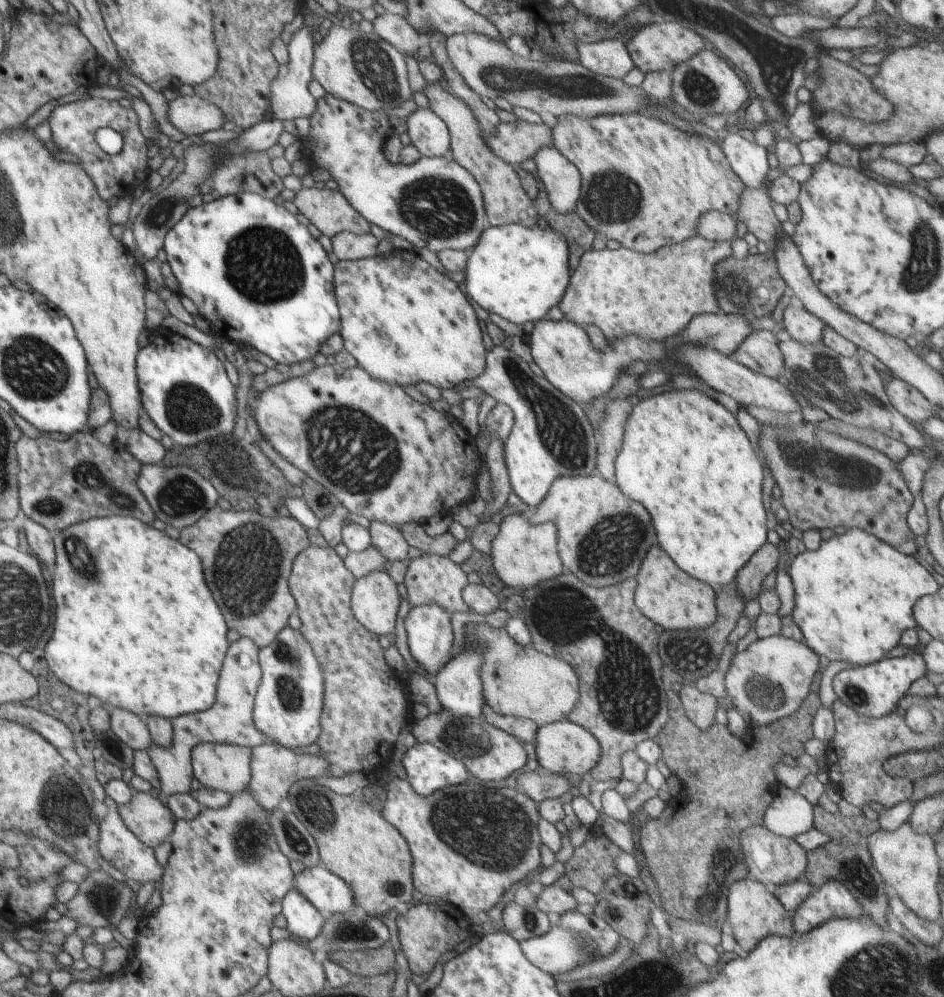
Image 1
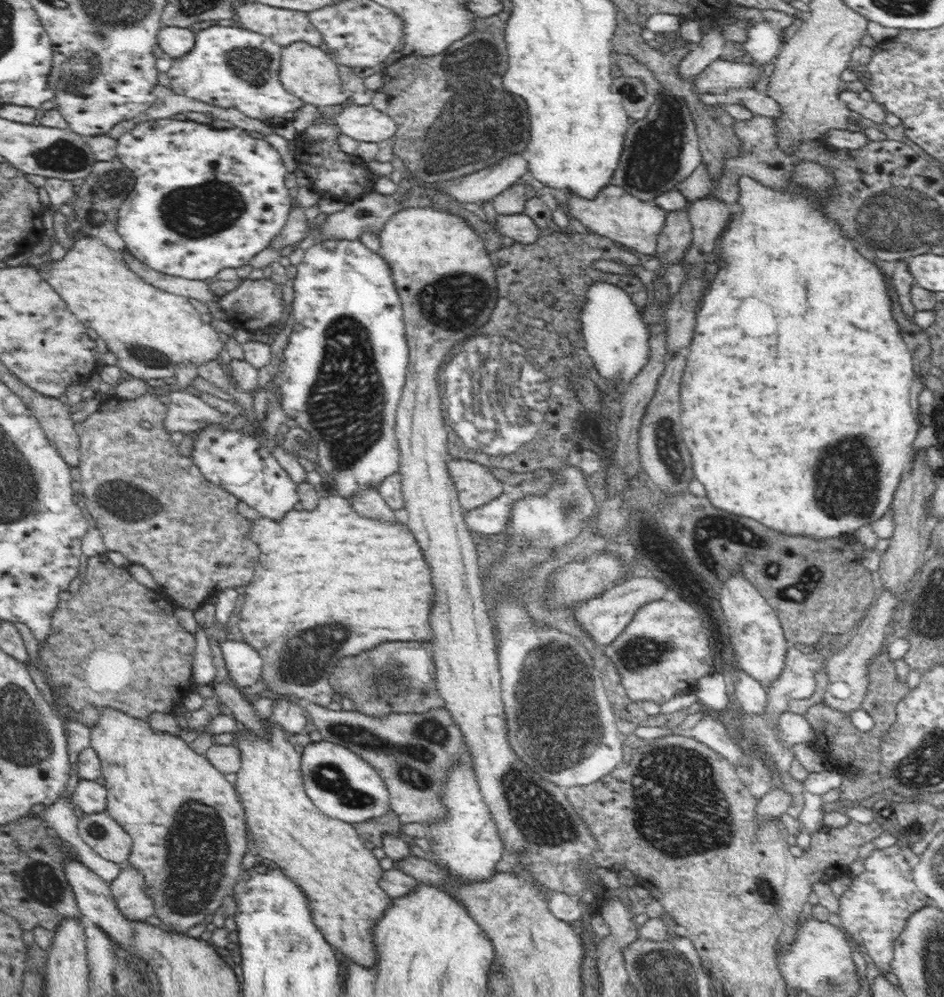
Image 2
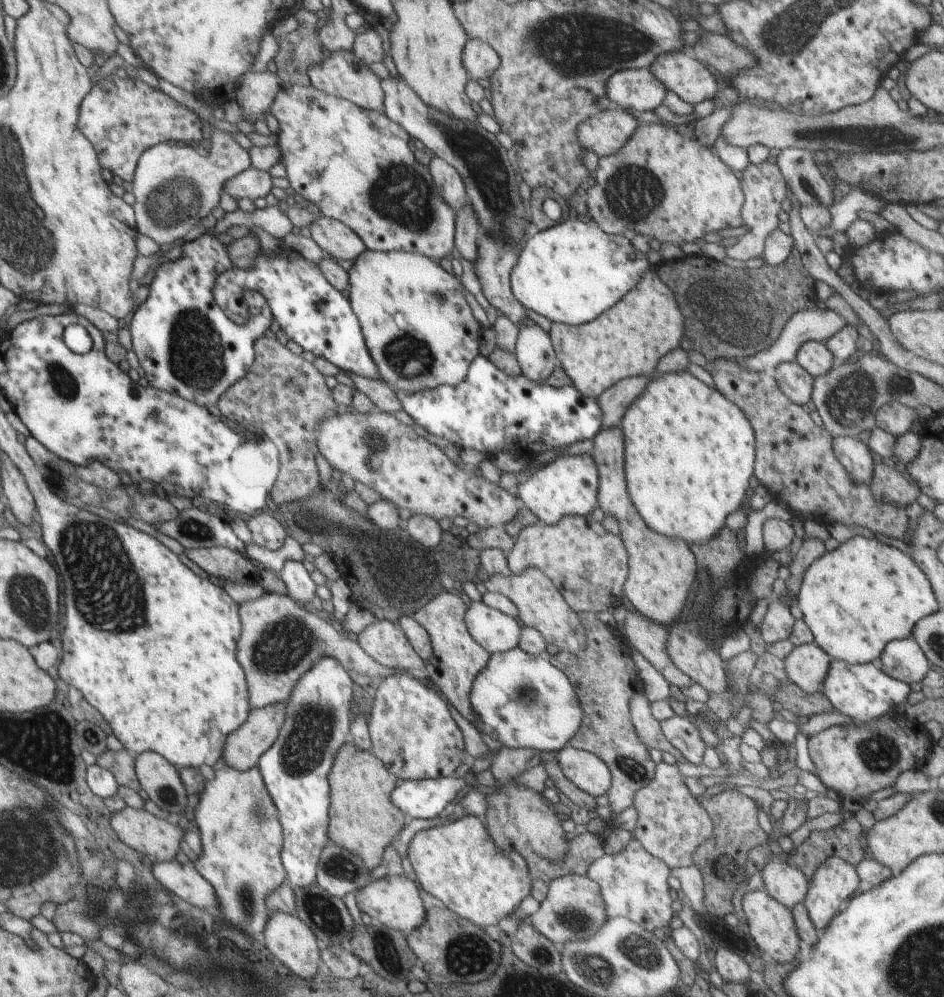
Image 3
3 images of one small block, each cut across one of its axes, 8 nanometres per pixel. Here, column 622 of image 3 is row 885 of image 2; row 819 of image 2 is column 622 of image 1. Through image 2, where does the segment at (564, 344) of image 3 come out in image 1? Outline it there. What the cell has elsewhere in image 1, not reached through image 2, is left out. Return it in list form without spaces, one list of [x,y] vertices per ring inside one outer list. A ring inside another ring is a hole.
[[[695,236],[695,237],[692,237],[691,240],[682,242],[682,244],[666,246],[666,248],[662,248],[654,253],[640,253],[639,251],[636,251],[633,249],[626,249],[625,247],[618,248],[618,250],[609,250],[608,248],[606,248],[605,250],[594,250],[591,248],[581,257],[581,260],[579,261],[579,266],[576,268],[576,271],[571,274],[567,290],[564,292],[563,298],[561,299],[561,302],[558,304],[558,306],[560,307],[560,310],[562,310],[562,312],[564,313],[564,318],[566,318],[568,321],[574,322],[576,325],[579,325],[582,328],[585,328],[586,325],[595,325],[597,328],[600,328],[600,330],[602,330],[604,337],[608,338],[608,340],[613,339],[614,337],[623,337],[627,333],[627,334],[638,334],[638,337],[652,339],[653,341],[664,342],[664,340],[670,339],[668,338],[668,336],[674,336],[674,334],[678,334],[678,332],[682,332],[684,328],[687,328],[688,324],[690,323],[690,320],[692,320],[692,318],[695,317],[696,315],[700,313],[719,312],[719,303],[716,303],[716,298],[715,298],[715,274],[719,270],[719,263],[725,262],[729,257],[732,257],[733,251],[732,251],[731,242],[734,239],[735,238],[732,238],[732,240],[727,242],[720,242],[720,241],[711,241],[708,238]]]

